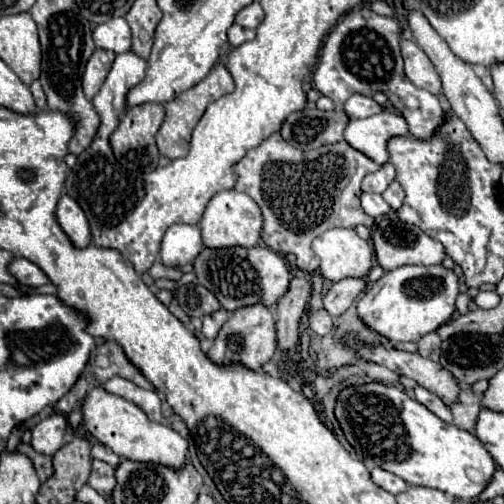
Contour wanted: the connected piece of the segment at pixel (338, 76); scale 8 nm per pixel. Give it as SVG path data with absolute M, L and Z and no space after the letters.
M369 8L351 10L329 32L313 74L313 86L321 94L329 96L337 106L343 106L353 96L353 92L363 96L385 92L393 106L407 118L411 136L417 140L431 140L445 120L445 110L435 94L417 88L407 80L403 72L403 58L399 54L399 38L401 28L395 18L379 16Z

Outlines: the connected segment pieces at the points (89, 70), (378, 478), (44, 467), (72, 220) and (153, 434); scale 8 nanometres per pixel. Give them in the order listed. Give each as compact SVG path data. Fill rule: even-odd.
M95 48L95 52L91 54L83 74L83 90L87 100L93 100L93 96L99 92L103 80L107 78L107 72L111 70L113 60L115 60L115 54L101 48Z
M373 468L371 470L371 478L373 478L373 482L377 486L381 486L383 490L387 490L387 492L391 492L395 496L409 488L409 484L405 480L401 480L399 476L395 476L395 474L391 474L391 472L383 470L383 468Z
M19 444L17 446L17 452L21 452L21 454L25 454L31 462L33 462L33 466L35 466L35 472L37 472L37 476L39 476L39 480L41 482L45 482L51 474L53 474L53 466L51 466L51 456L43 456L43 454L37 454L29 444Z
M63 194L57 204L57 222L63 228L63 232L69 236L75 248L87 248L91 244L91 232L87 218L79 204L71 200L71 196Z
M93 388L85 400L83 400L83 424L91 432L93 438L97 438L103 446L111 448L115 454L133 460L133 462L151 462L151 464L163 464L169 468L179 470L187 460L187 440L177 434L173 428L165 424L151 422L141 408L137 408L133 402L109 394L103 388Z

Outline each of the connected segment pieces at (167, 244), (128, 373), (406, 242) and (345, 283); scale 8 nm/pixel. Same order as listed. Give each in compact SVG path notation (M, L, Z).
M173 224L161 242L161 262L171 268L177 264L193 262L193 258L201 252L201 232L199 226L189 224Z
M105 342L91 352L89 366L95 372L95 378L105 384L113 376L123 376L145 390L155 390L155 386L141 374L141 370L127 358L123 348L117 342Z
M389 212L387 216L383 216L377 222L375 230L371 232L371 238L373 238L377 262L385 272L391 272L391 270L395 270L399 266L409 266L409 264L411 266L435 266L435 264L441 264L443 258L445 258L443 244L429 238L423 230L401 222L395 212Z
M345 278L341 282L335 282L327 294L323 296L323 306L325 310L333 316L339 318L351 304L353 300L365 290L365 280L361 278Z

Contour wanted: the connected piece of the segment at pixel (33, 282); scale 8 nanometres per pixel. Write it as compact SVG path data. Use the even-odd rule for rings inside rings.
M15 258L11 264L9 264L9 272L21 282L21 284L27 284L27 286L41 286L41 284L47 284L49 278L47 274L35 266L33 262L25 260L25 258Z

